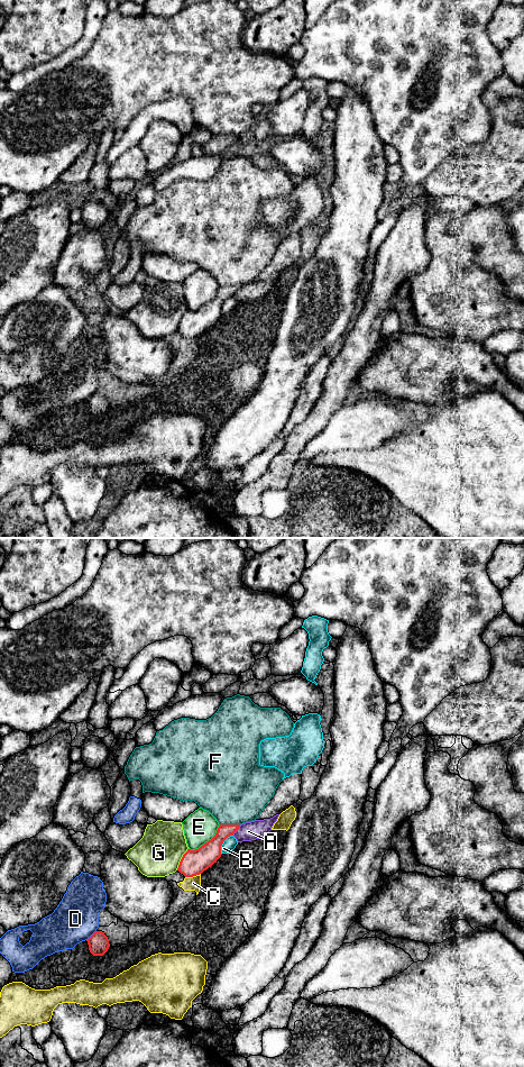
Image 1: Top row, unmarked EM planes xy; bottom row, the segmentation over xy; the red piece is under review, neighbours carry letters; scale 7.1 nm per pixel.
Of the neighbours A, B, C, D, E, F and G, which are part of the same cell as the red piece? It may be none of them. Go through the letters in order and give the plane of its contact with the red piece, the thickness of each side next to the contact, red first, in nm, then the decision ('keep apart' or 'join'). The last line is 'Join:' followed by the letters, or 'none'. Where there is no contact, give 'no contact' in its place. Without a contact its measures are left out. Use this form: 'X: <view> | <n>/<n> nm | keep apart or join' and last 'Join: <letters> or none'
A: xy | 150/140 nm | keep apart
B: xy | 180/90 nm | keep apart
C: xy | 180/100 nm | keep apart
D: xy | 150/320 nm | keep apart
E: xy | 180/240 nm | keep apart
F: xy | 150/480 nm | keep apart
G: xy | 180/320 nm | keep apart
Join: none

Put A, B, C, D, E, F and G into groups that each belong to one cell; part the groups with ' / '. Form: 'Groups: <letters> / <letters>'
Groups: A / B / C / D / E / F / G

